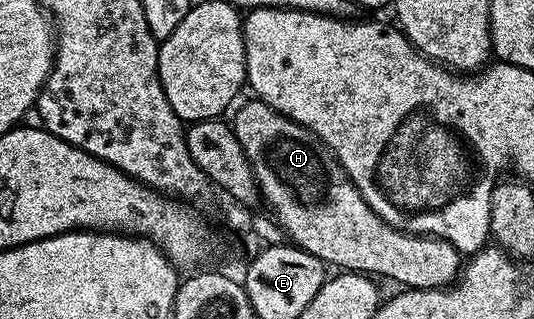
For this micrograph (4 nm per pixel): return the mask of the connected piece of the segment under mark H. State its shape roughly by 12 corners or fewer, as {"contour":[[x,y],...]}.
{"contour":[[252,99],[233,133],[268,212],[326,266],[444,290],[463,257],[404,233],[307,127]]}

